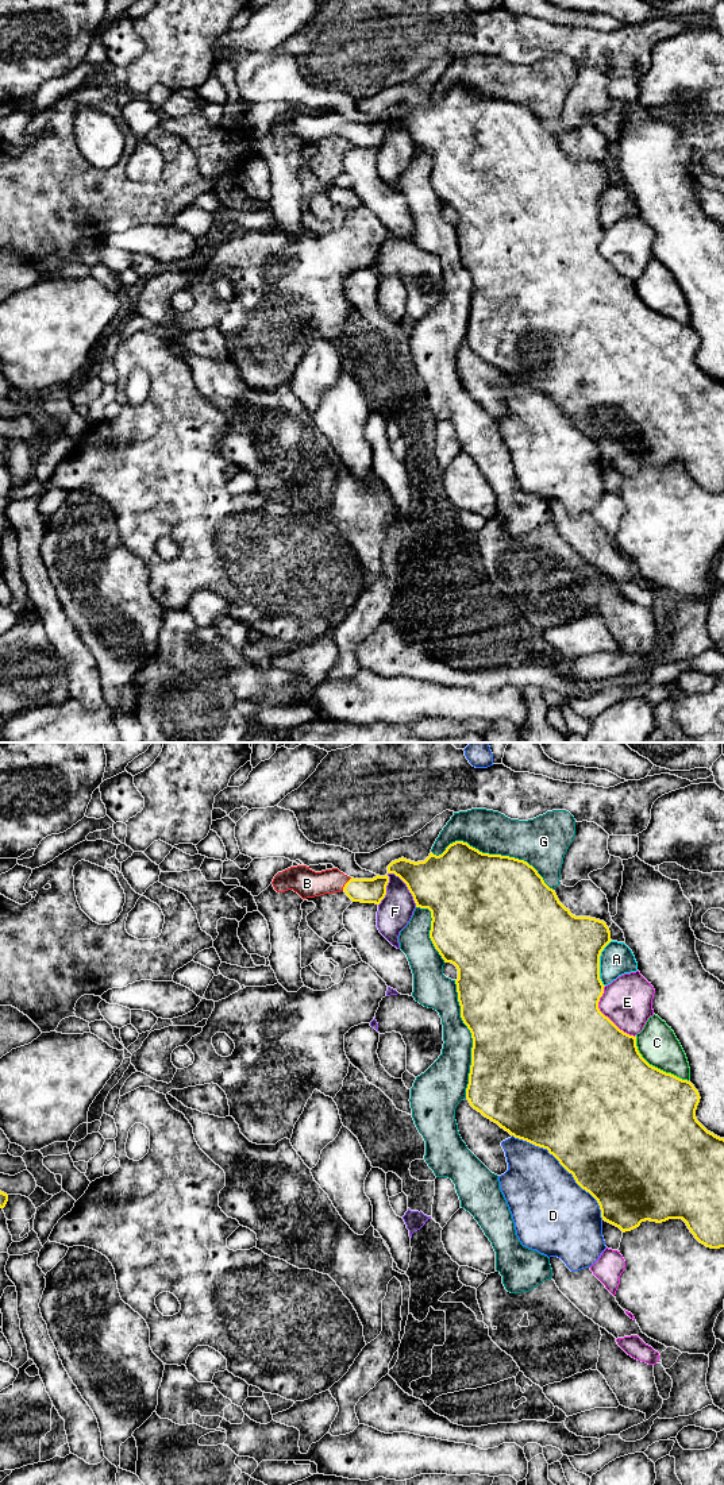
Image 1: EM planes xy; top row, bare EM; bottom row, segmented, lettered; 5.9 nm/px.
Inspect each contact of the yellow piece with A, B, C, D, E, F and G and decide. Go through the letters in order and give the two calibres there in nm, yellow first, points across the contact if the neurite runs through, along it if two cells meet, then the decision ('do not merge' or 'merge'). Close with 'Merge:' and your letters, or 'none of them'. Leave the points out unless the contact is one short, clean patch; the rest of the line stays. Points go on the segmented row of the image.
A: calibres 500 and 200 nm; border xy (611, 940), (600, 956), (600, 980), (604, 986); do not merge
B: calibres 140 and 170 nm; way xy (373, 890), (357, 890), (345, 884), (307, 883); merge
C: calibres 500 and 240 nm; do not merge
D: calibres 500 and 440 nm; do not merge
E: calibres 500 and 300 nm; do not merge
F: calibres 380 and 200 nm; do not merge
G: calibres 500 and 260 nm; do not merge
Merge: B

